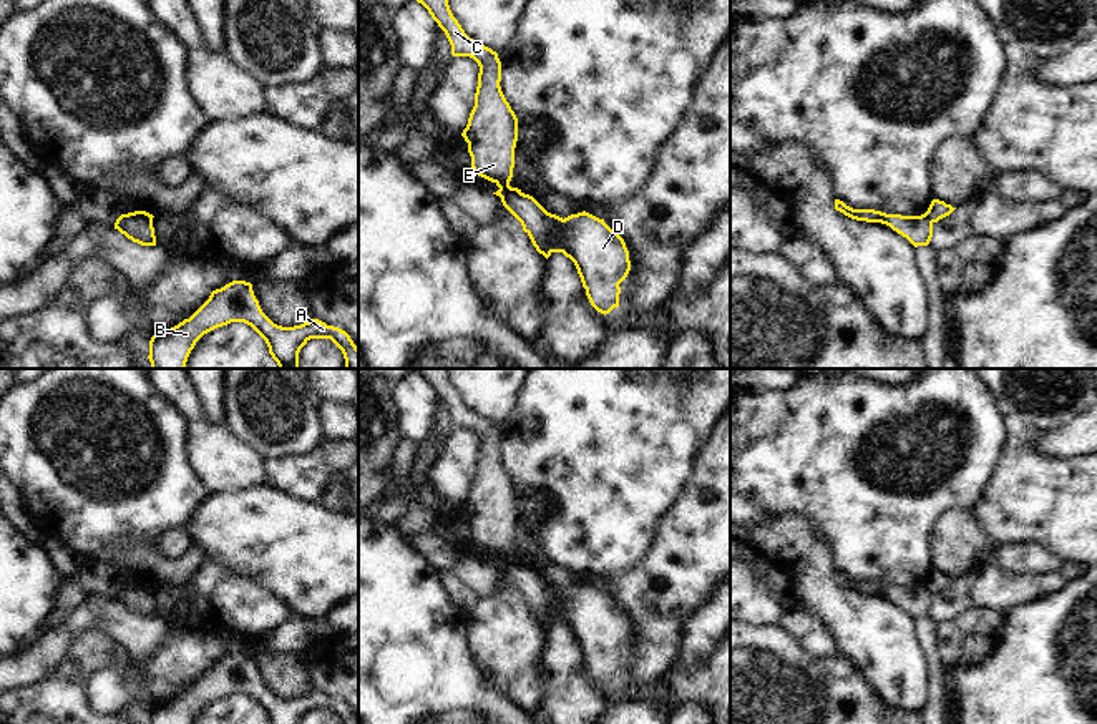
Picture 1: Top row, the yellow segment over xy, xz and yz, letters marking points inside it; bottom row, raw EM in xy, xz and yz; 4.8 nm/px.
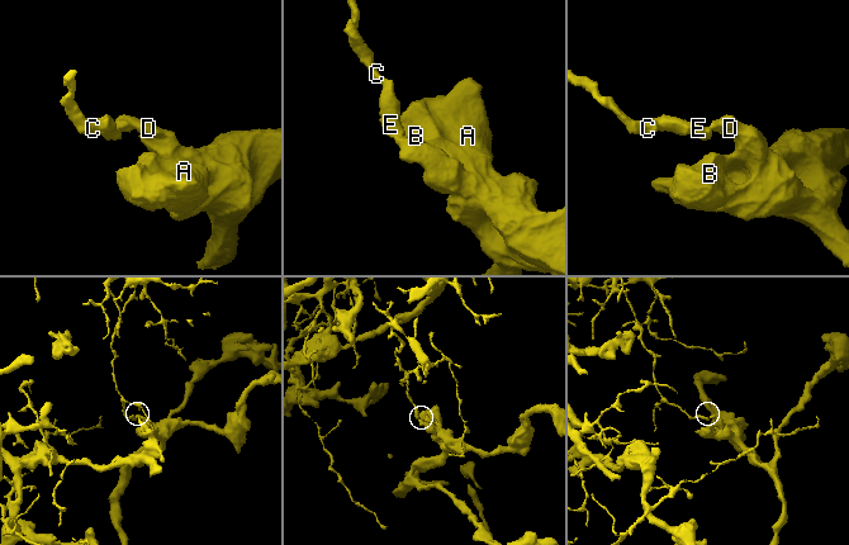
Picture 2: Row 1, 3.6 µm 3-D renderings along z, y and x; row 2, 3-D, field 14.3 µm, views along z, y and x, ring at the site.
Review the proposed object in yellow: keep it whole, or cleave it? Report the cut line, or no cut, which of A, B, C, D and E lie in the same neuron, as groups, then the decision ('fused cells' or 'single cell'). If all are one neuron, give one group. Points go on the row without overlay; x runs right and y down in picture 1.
xz (520, 563), (502, 570) | A B D / C E | fused cells

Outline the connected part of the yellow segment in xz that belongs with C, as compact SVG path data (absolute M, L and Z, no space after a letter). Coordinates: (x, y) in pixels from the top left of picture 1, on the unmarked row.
M415 369L415 372L428 382L445 404L451 427L470 428L480 438L475 478L461 505L468 515L473 543L495 555L500 561L493 566L500 570L521 565L521 561L509 558L518 513L518 490L500 458L501 433L498 425L465 405L450 382L448 369Z

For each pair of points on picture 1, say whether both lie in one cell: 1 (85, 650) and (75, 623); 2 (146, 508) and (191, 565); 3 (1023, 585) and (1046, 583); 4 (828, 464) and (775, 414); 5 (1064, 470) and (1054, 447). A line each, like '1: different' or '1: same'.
1: different
2: same
3: same
4: same
5: different

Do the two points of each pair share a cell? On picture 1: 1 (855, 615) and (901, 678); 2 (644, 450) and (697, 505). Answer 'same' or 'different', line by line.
1: same
2: different

